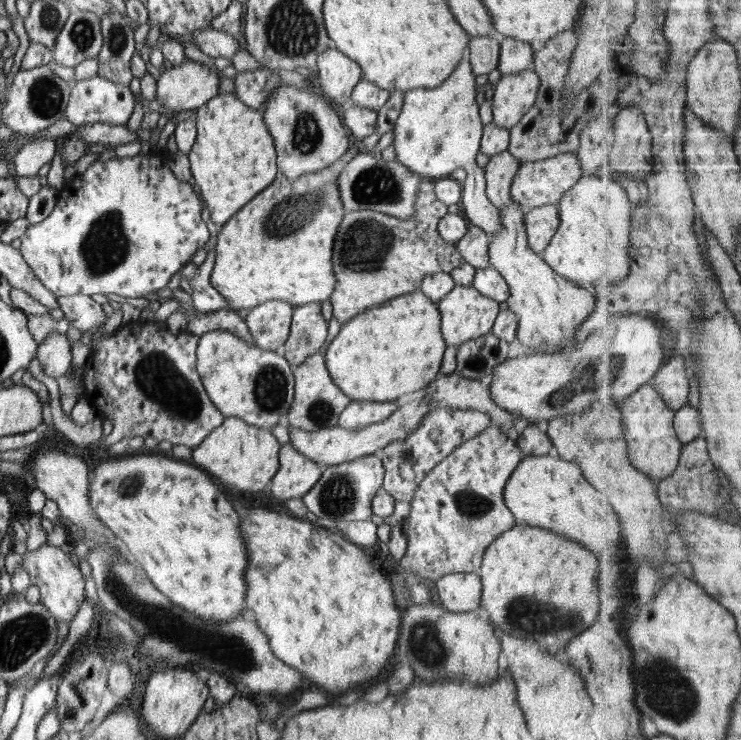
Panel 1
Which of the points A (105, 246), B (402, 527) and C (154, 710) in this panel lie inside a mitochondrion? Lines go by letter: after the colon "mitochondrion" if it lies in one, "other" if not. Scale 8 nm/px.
A: mitochondrion
B: other
C: other

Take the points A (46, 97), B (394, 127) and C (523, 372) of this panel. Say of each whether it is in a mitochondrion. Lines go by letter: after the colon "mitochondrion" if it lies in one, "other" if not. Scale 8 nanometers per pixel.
A: mitochondrion
B: other
C: other

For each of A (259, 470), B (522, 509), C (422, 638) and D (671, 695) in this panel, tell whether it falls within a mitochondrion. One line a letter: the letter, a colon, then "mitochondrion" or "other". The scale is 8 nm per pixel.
A: other
B: other
C: mitochondrion
D: mitochondrion

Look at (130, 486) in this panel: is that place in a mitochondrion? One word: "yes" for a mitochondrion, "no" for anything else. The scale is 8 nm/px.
yes

